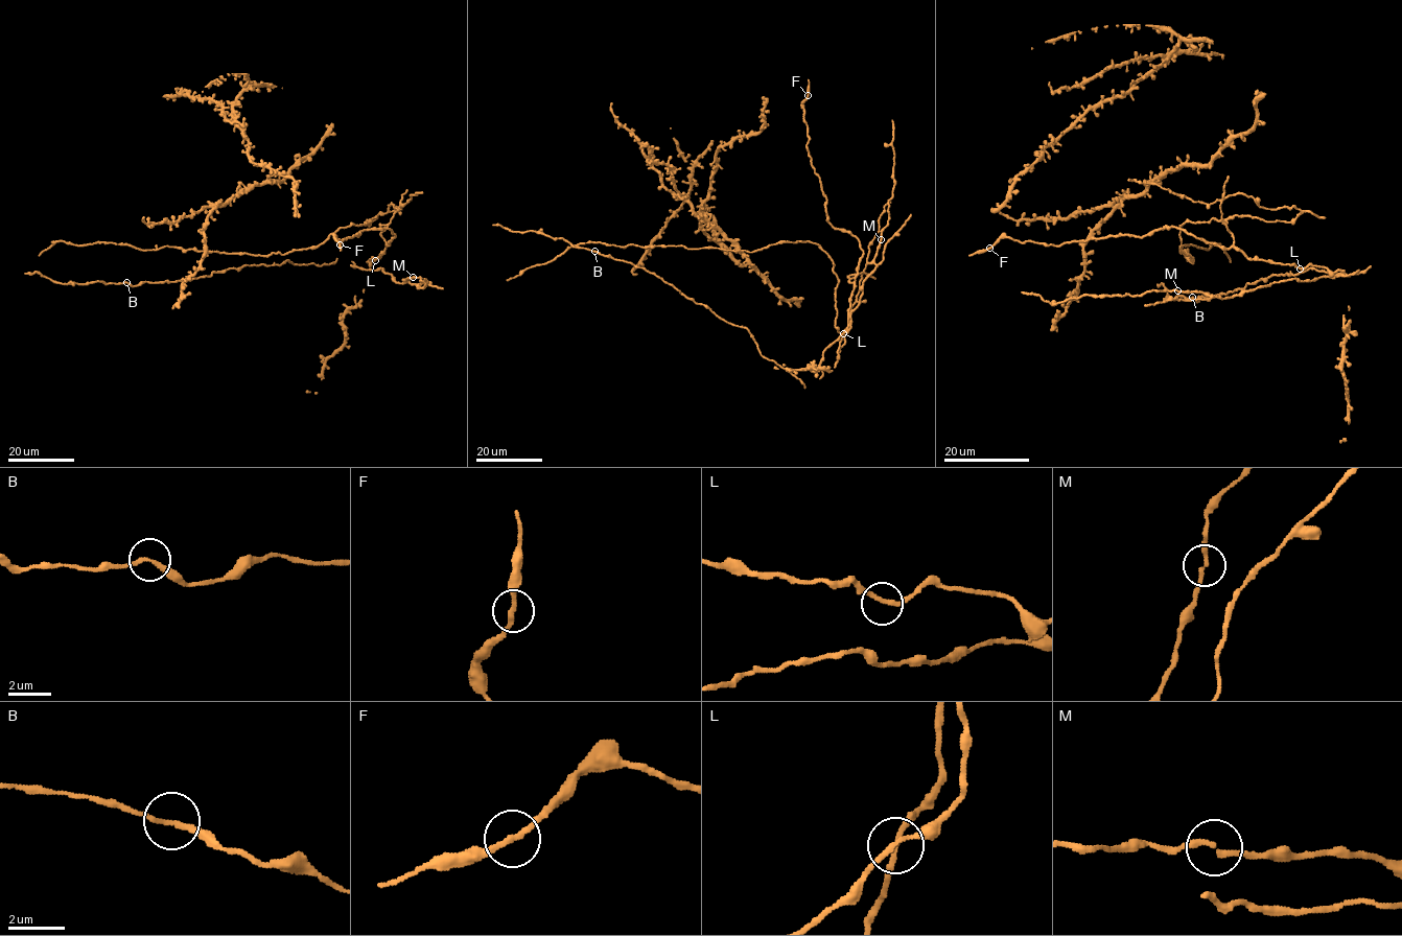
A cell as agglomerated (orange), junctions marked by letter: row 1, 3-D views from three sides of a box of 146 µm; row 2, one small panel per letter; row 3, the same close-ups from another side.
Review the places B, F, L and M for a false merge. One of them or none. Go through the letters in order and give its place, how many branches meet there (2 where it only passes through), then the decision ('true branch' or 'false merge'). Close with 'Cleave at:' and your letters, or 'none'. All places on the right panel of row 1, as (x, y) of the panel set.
B: at (1192, 297); 2 branches meet; true branch
F: at (989, 248); 2 branches meet; true branch
L: at (1300, 268); 2 branches meet; true branch
M: at (1177, 290); 2 branches meet; true branch
Cleave at: none

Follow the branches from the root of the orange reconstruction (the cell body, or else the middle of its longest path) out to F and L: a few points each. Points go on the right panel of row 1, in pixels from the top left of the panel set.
F: (1275, 209), (1243, 193), (1220, 200), (1233, 238), (1228, 249), (1174, 227), (1059, 246), (1000, 237), (989, 249)
L: (1275, 209), (1264, 209), (1243, 193), (1220, 200), (1221, 219), (1234, 247), (1248, 258), (1300, 268)

